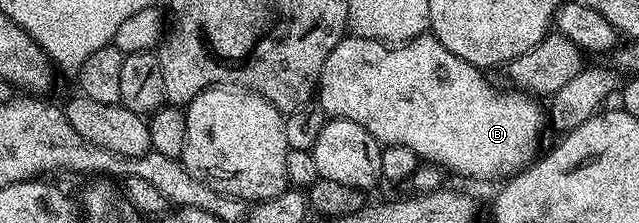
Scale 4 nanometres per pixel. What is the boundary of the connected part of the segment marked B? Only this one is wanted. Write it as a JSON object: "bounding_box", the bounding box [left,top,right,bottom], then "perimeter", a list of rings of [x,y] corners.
{"bounding_box":[316,34,548,181],"perimeter":[[[347,34],[343,36],[342,41],[336,46],[336,50],[332,50],[332,54],[328,54],[328,58],[324,62],[324,70],[320,70],[316,100],[326,111],[327,117],[335,120],[356,122],[356,126],[364,126],[364,130],[368,130],[368,134],[376,137],[378,143],[383,146],[388,144],[408,146],[408,150],[412,150],[417,154],[419,161],[425,162],[430,166],[437,166],[442,170],[447,168],[448,171],[455,172],[458,176],[471,176],[474,180],[499,179],[498,181],[501,181],[503,178],[509,178],[514,173],[522,171],[523,168],[529,168],[535,160],[539,159],[538,139],[542,136],[542,123],[547,123],[548,116],[544,111],[543,105],[541,108],[537,104],[539,101],[530,92],[519,90],[514,86],[497,88],[486,76],[489,75],[483,69],[478,68],[474,64],[464,62],[464,58],[456,58],[456,54],[452,54],[452,50],[445,48],[433,34],[423,34],[417,36],[415,40],[408,40],[405,44],[397,46],[391,46],[380,40],[369,40],[363,36]]]}

